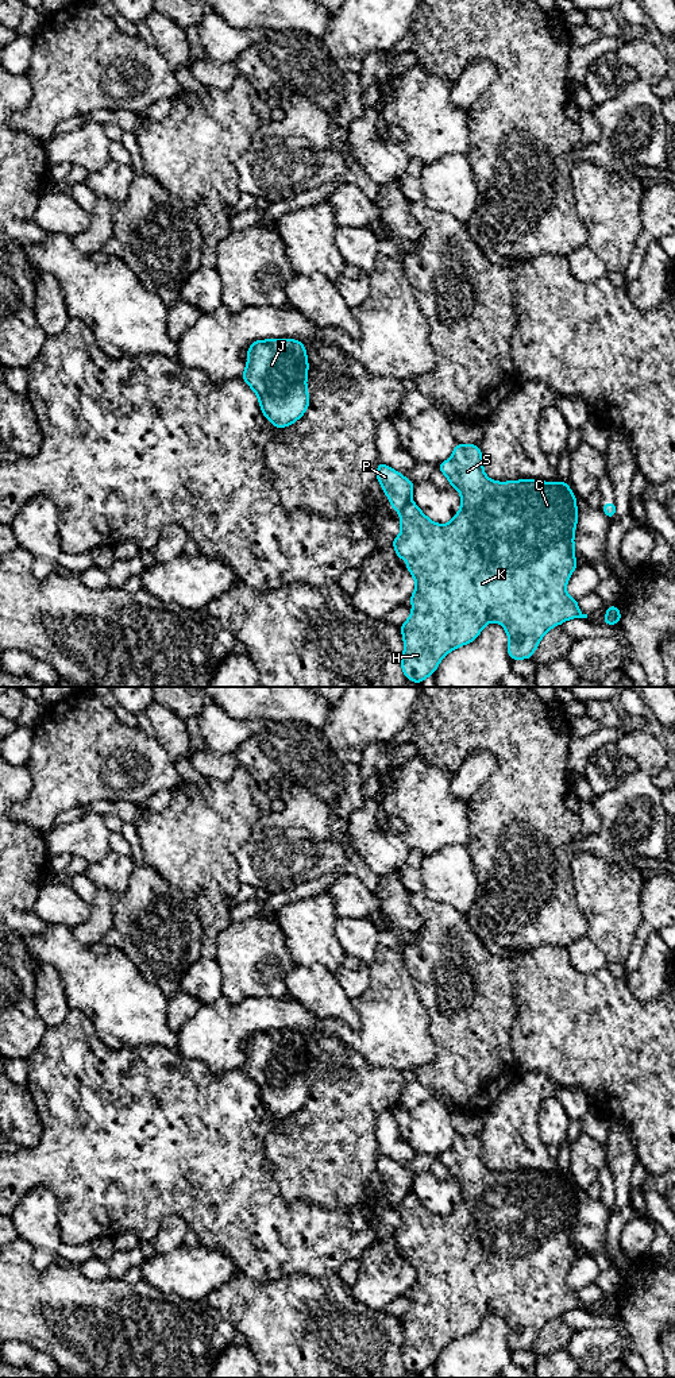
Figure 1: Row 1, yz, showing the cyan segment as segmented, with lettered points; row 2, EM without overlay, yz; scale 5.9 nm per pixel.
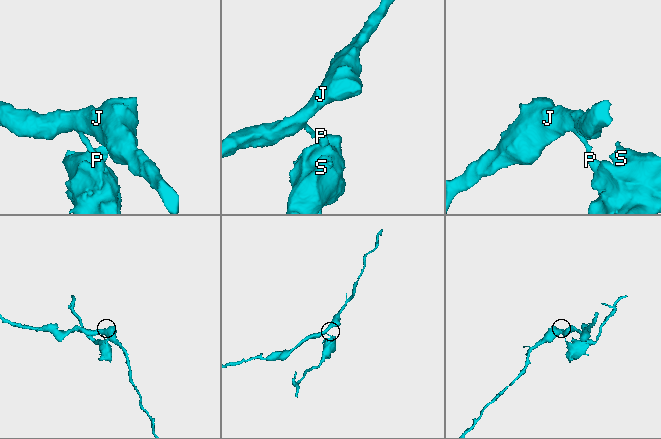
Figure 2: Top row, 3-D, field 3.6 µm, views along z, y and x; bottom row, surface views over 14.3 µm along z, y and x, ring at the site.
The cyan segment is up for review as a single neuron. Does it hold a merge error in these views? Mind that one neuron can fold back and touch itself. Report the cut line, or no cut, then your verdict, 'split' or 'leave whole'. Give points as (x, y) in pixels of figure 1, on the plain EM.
cut in yz along (411, 1191), (398, 1201); split

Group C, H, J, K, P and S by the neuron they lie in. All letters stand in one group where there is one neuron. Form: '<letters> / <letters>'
C H K S / J P

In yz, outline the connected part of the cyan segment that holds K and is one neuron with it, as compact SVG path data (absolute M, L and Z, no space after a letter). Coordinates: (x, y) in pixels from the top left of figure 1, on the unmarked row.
M456 1135L454 1145L450 1150L437 1157L448 1170L448 1174L454 1177L460 1184L460 1201L455 1208L446 1216L436 1215L431 1212L413 1192L409 1192L400 1201L400 1213L401 1224L394 1230L392 1236L396 1240L398 1250L406 1251L406 1261L413 1266L416 1273L416 1279L409 1288L412 1292L412 1305L410 1308L400 1317L402 1329L404 1329L404 1344L401 1347L401 1359L404 1366L414 1373L421 1374L425 1369L435 1365L436 1359L441 1350L451 1342L472 1333L482 1320L489 1313L498 1313L504 1317L505 1323L509 1327L508 1332L508 1344L512 1351L531 1350L536 1342L540 1331L556 1316L562 1316L564 1312L571 1309L587 1309L587 1305L582 1305L578 1298L578 1292L571 1289L566 1284L566 1277L568 1274L570 1266L579 1257L575 1251L575 1238L574 1238L574 1225L575 1217L578 1215L578 1201L576 1201L576 1188L572 1185L568 1178L570 1173L549 1174L537 1170L522 1170L522 1172L510 1172L510 1173L495 1173L486 1167L483 1162L482 1143L478 1136L474 1135Z

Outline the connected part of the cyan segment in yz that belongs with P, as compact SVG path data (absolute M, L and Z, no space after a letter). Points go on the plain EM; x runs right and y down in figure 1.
M382 1153L377 1158L377 1172L381 1174L393 1201L400 1203L412 1192L412 1182L416 1176Z

